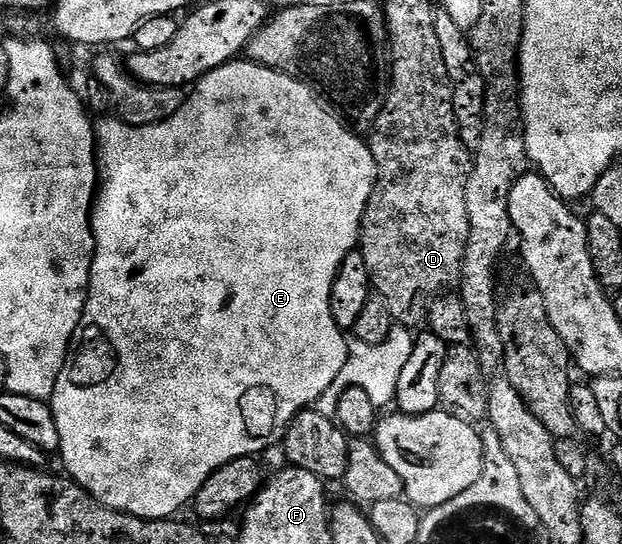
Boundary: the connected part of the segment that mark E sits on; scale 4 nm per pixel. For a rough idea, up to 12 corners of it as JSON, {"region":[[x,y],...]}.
{"region":[[236,58],[97,140],[50,398],[174,517],[347,362],[379,178]]}

